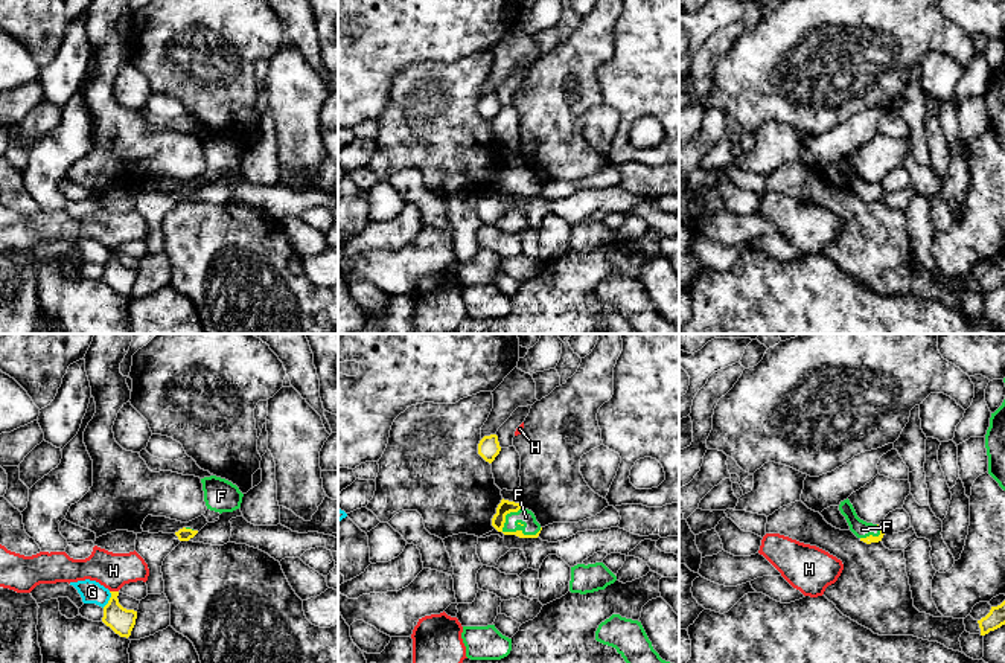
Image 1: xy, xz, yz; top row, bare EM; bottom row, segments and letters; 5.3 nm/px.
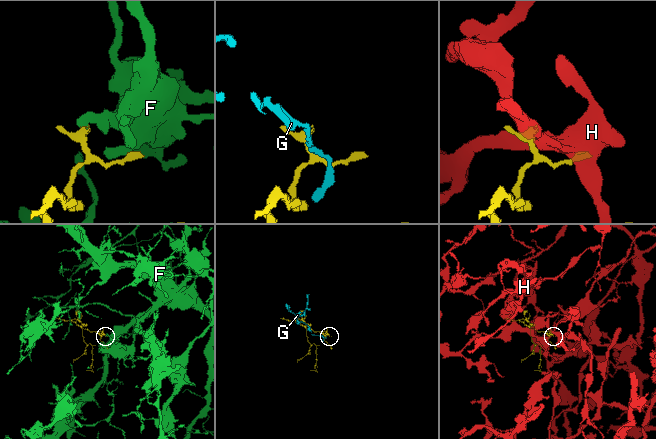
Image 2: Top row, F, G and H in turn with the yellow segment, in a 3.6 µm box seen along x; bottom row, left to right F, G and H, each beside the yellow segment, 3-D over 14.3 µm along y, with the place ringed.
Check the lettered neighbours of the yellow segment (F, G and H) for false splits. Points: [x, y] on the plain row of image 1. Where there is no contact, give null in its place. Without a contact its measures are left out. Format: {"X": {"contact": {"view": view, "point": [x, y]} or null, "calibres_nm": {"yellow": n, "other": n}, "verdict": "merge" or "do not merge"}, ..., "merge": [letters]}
{"F": {"contact": {"view": "xz", "point": [521, 189]}, "calibres_nm": {"yellow": 70, "other": 90}, "verdict": "merge"}, "G": {"contact": {"view": "xy", "point": [110, 258]}, "calibres_nm": {"yellow": 140, "other": 120}, "verdict": "do not merge"}, "H": {"contact": {"view": "xy", "point": [114, 250]}, "calibres_nm": {"yellow": 140, "other": 190}, "verdict": "do not merge"}, "merge": ["F"]}

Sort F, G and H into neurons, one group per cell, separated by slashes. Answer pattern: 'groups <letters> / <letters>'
groups F / G / H

